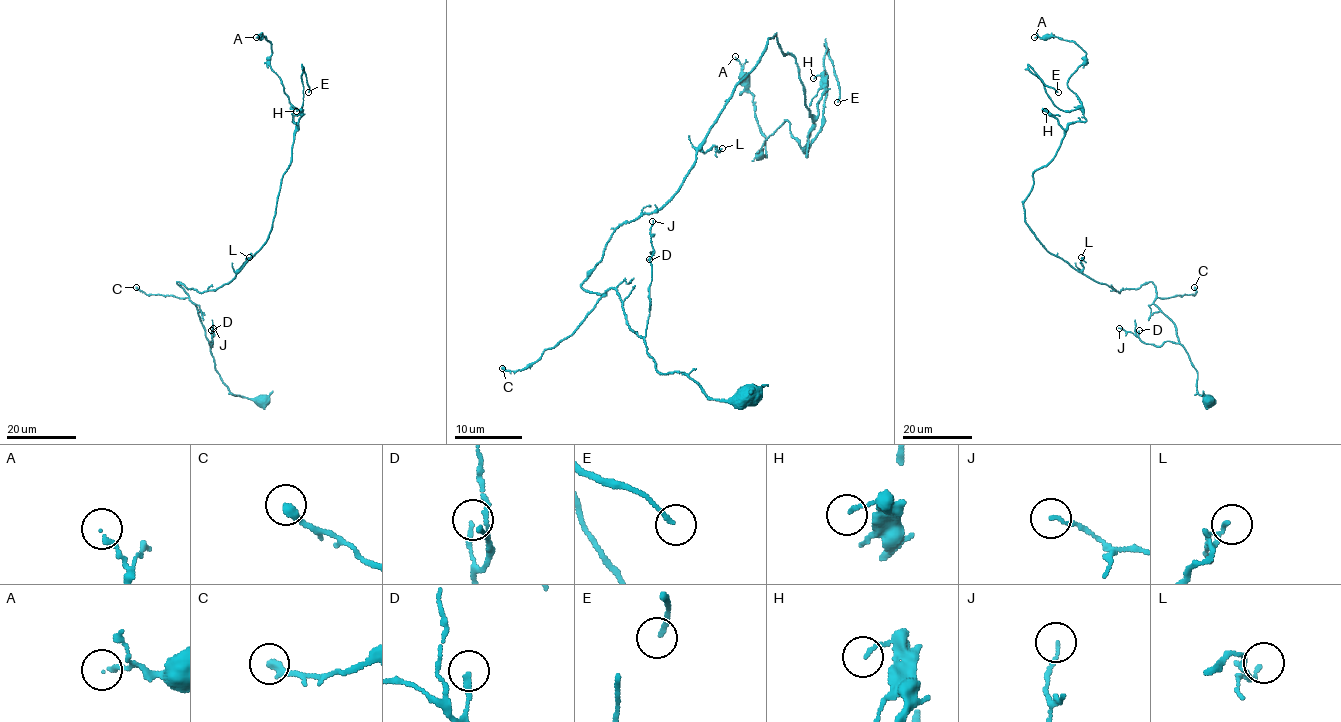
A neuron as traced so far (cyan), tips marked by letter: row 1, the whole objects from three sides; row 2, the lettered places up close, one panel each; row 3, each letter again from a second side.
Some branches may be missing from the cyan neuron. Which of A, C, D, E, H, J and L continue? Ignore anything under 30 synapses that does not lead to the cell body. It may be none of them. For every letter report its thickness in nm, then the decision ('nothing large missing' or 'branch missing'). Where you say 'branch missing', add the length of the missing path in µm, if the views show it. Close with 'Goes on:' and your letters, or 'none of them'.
A: 160 nm thick; nothing large missing
C: 320 nm thick; nothing large missing
D: 180 nm thick; nothing large missing
E: 150 nm thick; branch missing; about 160 µm are missing
H: 130 nm thick; nothing large missing
J: 110 nm thick; nothing large missing
L: 130 nm thick; nothing large missing
Goes on: E

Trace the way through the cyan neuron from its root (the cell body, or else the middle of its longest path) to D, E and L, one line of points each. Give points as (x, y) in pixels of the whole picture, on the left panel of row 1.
D: (260, 400), (234, 396), (224, 384), (215, 369), (209, 344), (211, 341), (211, 346), (212, 343), (211, 330)
E: (260, 400), (224, 384), (197, 306), (177, 282), (215, 290), (264, 243), (291, 162), (302, 66), (308, 92)
L: (260, 400), (234, 396), (224, 384), (197, 306), (177, 283), (201, 293), (215, 290), (249, 257)

